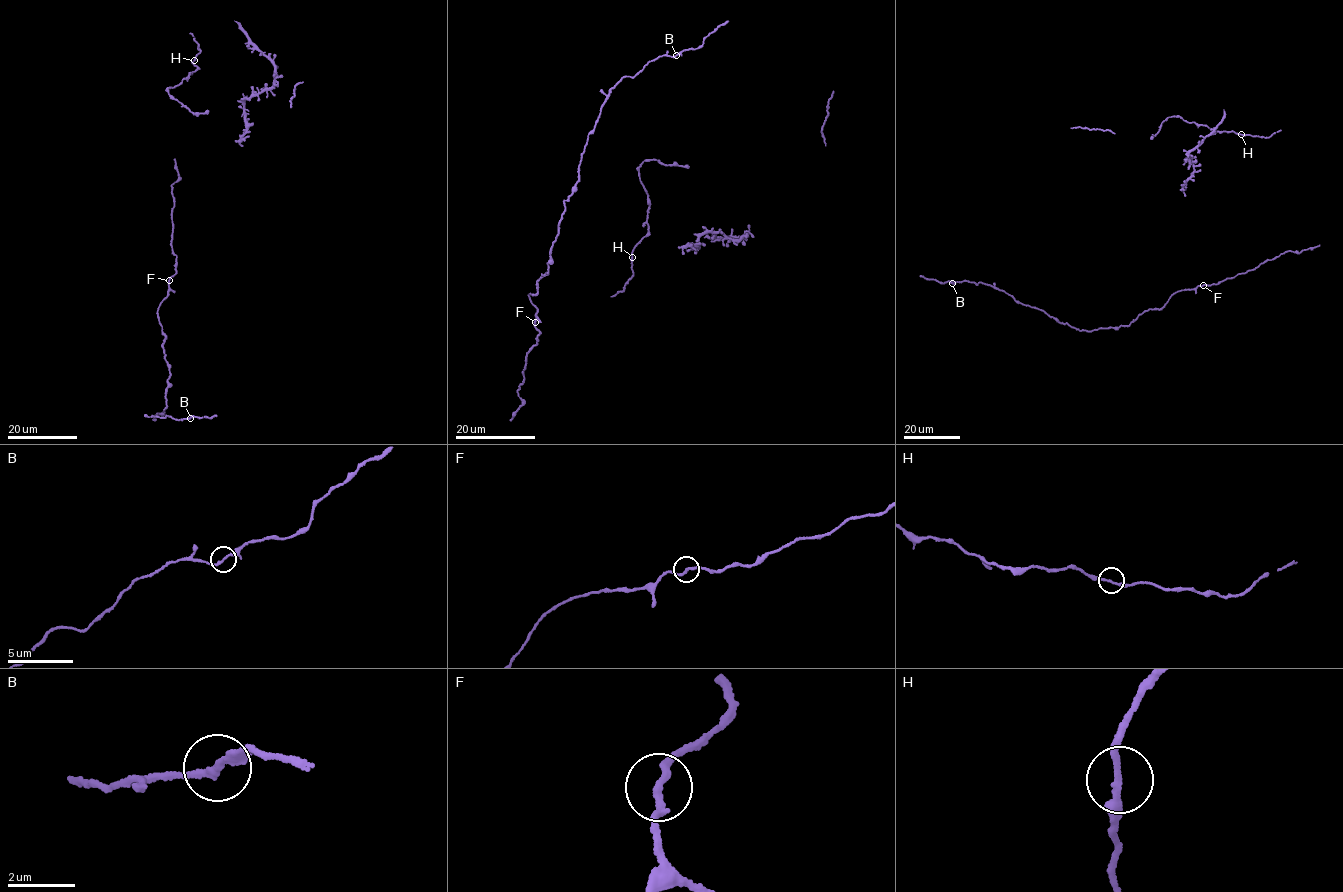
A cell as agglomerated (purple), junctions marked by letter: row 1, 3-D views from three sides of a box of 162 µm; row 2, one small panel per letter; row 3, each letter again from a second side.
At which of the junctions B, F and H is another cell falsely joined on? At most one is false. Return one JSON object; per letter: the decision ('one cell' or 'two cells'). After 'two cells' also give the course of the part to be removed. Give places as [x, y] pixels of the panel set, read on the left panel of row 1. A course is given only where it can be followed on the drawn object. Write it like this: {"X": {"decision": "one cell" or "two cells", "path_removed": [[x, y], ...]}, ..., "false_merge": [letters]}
{"B": {"decision": "one cell"}, "F": {"decision": "one cell"}, "H": {"decision": "one cell"}, "false_merge": []}

